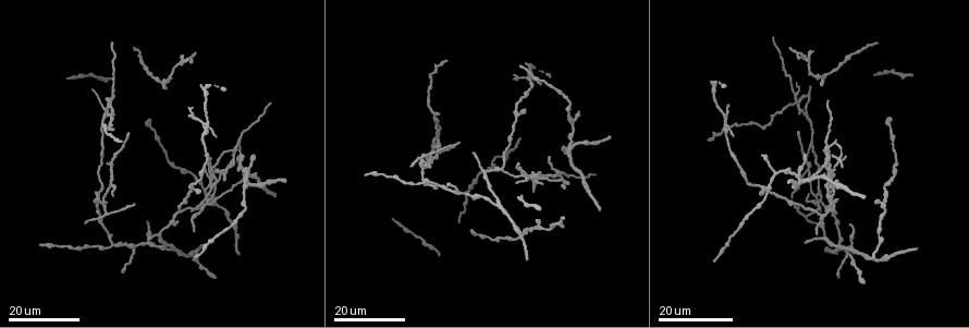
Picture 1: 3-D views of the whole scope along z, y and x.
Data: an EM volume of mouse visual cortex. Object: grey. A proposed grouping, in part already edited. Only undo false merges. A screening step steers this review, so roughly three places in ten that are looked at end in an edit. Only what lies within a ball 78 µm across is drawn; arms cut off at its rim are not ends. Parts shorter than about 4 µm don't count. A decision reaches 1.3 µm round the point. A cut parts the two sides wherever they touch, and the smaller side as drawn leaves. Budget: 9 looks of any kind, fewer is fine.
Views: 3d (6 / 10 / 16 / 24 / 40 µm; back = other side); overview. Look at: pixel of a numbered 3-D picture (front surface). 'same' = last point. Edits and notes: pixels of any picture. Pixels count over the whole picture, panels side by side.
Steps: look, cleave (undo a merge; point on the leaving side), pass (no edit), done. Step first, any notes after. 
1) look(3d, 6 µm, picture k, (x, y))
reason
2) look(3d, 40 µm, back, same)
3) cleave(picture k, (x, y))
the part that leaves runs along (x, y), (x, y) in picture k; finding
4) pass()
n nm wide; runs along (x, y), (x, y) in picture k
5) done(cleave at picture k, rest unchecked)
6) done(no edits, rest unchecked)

look(3d, 16 µm, picture 1, (541, 226))
sudden change in width

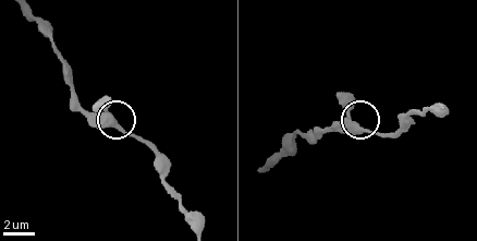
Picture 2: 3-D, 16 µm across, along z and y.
look(3d, 10 µm, picture 2, (116, 126))

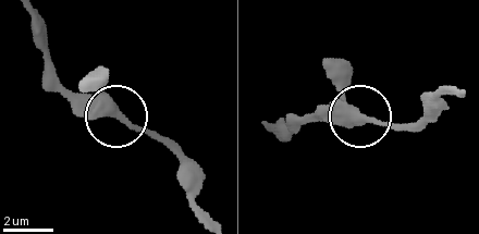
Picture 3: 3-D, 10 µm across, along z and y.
pass()
continuous, no second cell

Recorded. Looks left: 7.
look(3d, 24 µm, picture 1, (821, 215))
thin arm on a thick one

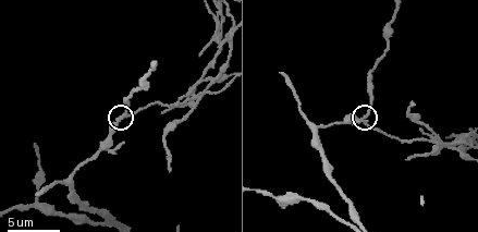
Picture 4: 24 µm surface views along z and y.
look(3d, 10 µm, picture 4, (366, 117))

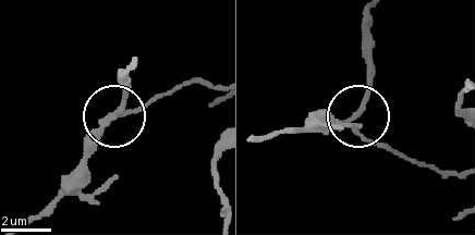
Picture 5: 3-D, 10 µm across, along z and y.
cleave(picture 5, (130, 113))
the part that leaves runs along (102, 122), (144, 109), (189, 84), (212, 84) in picture 5; a second cell is stuck on

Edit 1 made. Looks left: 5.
look(overview)

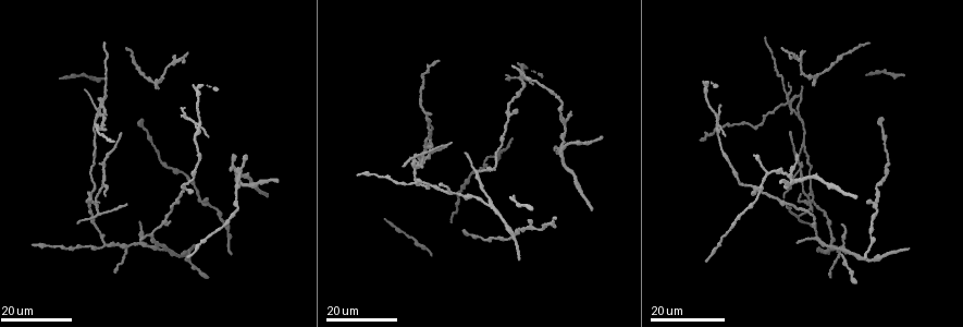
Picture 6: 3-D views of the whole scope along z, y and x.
look(3d, 16 µm, picture 6, (848, 254))
three-way junction

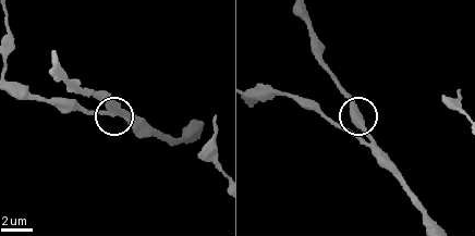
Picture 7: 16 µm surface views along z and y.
look(3d, 6 µm, picture 7, (118, 109))

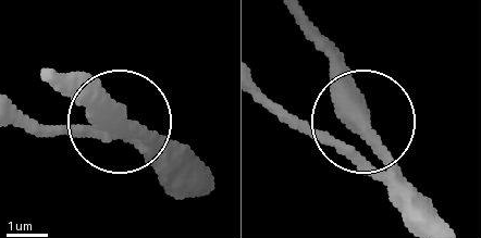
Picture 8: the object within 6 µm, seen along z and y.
pass()
side arm 81 µm; runs along (19, 113), (39, 123), (133, 123), (181, 151) in picture 8; one cell here

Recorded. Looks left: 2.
look(3d, 10 µm, picture 4, (69, 175))

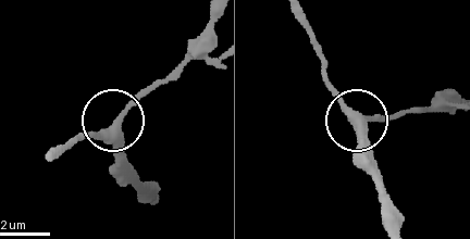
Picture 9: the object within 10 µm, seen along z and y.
look(3d, 6 µm, picture 9, (116, 123))

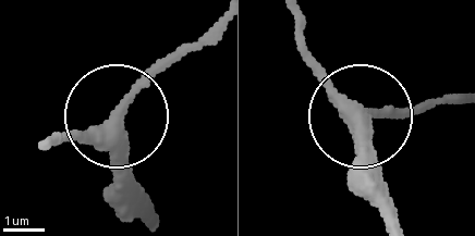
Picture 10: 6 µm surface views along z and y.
pass()
side arm 7 µm; runs along (396, 218), (365, 124), (299, 44) in picture 10; one cell here

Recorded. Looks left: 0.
done(cleave at picture 5, rest unchecked)

